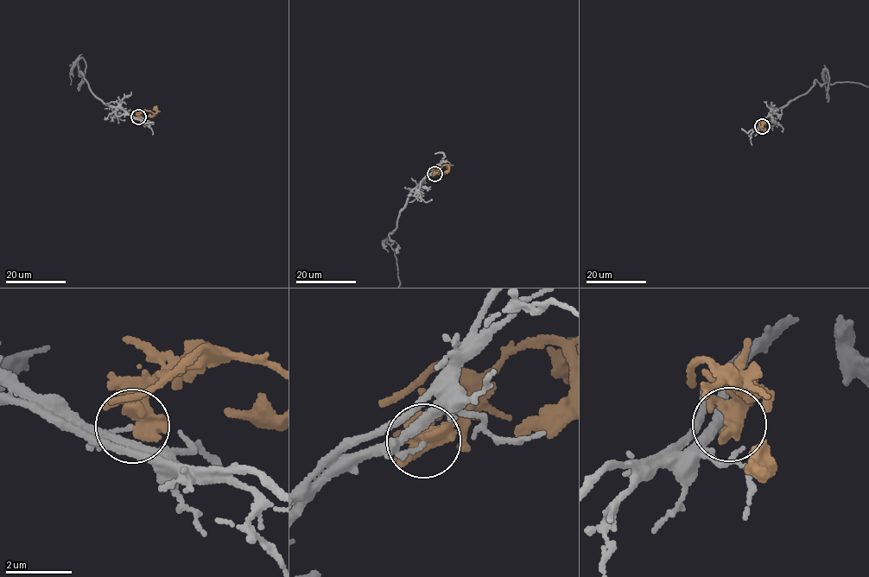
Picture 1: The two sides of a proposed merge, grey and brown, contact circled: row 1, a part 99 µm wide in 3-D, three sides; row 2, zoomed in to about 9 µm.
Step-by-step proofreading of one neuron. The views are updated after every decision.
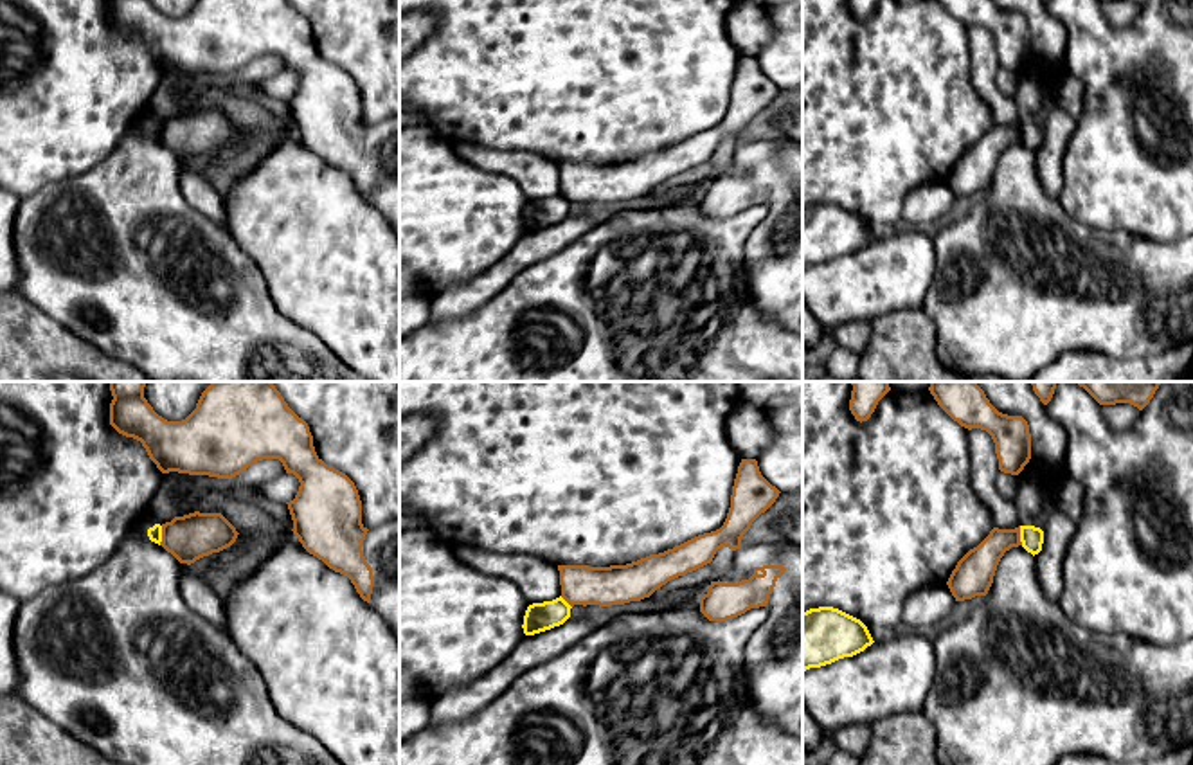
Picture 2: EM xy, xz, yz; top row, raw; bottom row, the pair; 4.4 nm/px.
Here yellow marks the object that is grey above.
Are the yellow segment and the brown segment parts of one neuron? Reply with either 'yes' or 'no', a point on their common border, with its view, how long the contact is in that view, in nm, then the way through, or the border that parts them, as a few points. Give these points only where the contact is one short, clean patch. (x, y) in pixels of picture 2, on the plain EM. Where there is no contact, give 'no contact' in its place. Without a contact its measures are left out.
no; meets yellow in xy at (161, 132); contact 90 nm long; border along xy (162, 123), (162, 137), (159, 141)

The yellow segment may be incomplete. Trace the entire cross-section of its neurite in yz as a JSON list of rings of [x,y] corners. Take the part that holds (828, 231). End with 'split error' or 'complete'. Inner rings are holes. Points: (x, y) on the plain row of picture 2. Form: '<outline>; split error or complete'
[[[839,205],[803,209],[803,268],[853,254],[873,239],[867,223]]]; complete

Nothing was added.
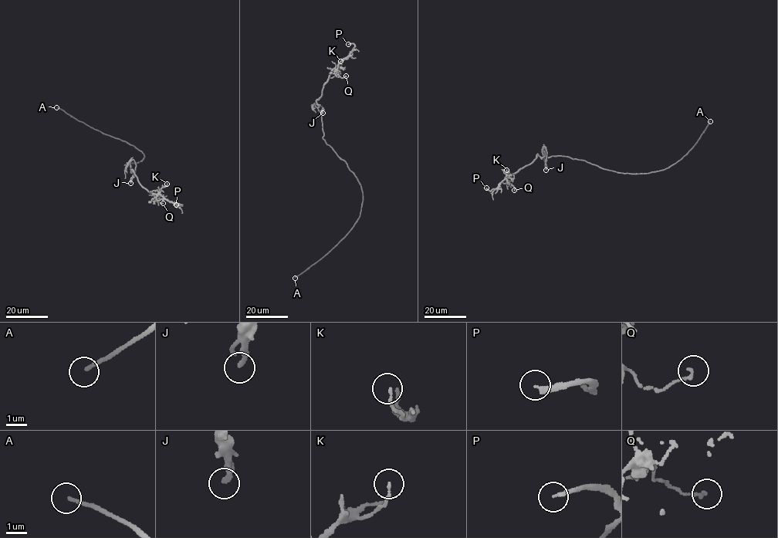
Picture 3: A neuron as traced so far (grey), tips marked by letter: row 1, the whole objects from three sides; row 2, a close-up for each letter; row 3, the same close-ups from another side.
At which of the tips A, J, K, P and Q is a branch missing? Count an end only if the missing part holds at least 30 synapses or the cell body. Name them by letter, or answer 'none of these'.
A, P

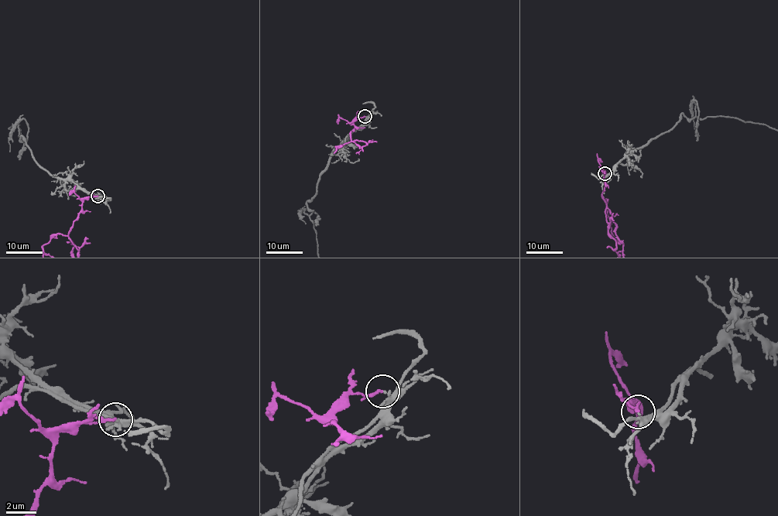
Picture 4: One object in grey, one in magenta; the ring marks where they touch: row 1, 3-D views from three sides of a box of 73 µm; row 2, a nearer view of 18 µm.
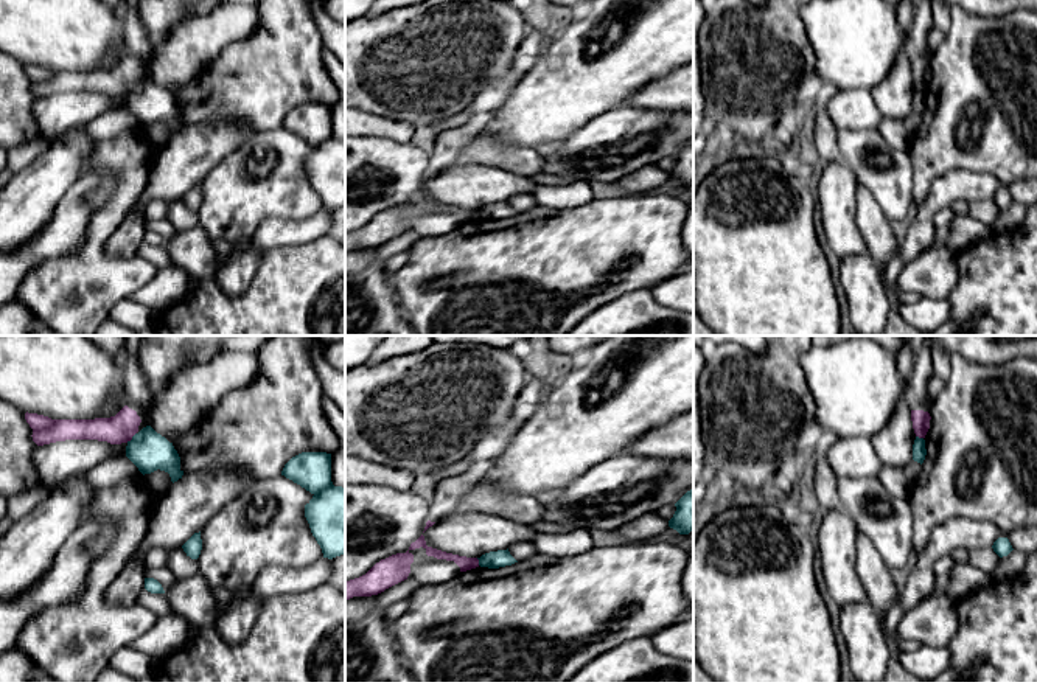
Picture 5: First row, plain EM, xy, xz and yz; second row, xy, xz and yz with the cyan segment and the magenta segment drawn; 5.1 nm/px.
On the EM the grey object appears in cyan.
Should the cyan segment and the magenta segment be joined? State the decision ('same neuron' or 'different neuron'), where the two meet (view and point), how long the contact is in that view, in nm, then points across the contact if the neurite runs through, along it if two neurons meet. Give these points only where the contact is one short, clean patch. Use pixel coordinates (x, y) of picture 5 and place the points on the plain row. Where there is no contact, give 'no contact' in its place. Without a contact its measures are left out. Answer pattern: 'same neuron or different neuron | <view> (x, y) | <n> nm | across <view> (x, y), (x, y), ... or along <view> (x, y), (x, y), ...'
different neuron | xy (132, 90) | 80 nm | along xy (136, 84), (126, 93)

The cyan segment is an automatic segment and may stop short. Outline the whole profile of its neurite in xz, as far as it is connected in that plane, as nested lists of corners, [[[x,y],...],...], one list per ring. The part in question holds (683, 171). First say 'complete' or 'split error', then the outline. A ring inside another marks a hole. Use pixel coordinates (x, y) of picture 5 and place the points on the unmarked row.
complete; [[[693,138],[676,155],[676,163],[669,172],[669,179],[679,186],[689,186],[693,182]]]

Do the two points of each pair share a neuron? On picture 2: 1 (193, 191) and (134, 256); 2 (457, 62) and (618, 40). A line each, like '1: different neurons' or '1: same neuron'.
1: different neurons
2: same neuron

